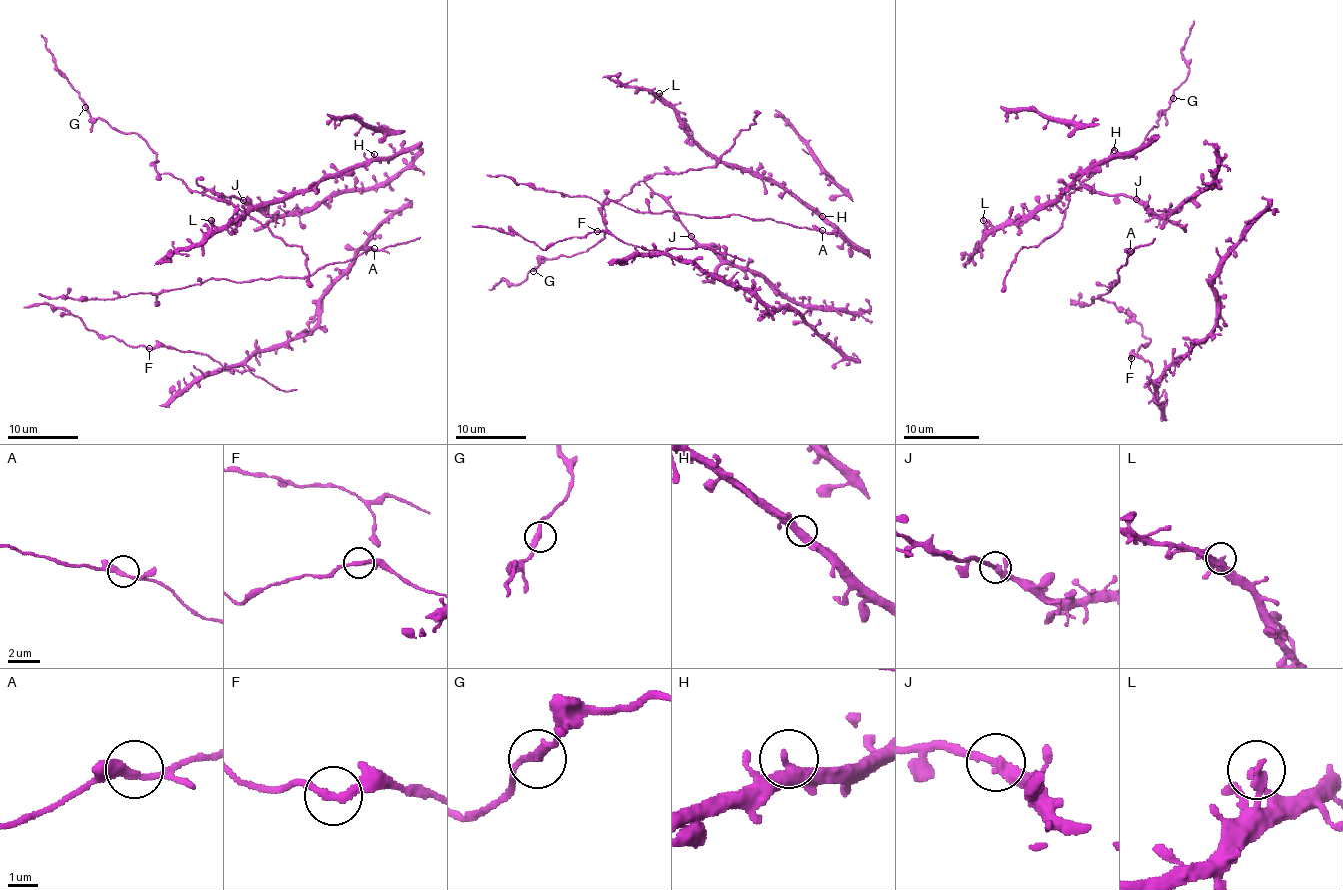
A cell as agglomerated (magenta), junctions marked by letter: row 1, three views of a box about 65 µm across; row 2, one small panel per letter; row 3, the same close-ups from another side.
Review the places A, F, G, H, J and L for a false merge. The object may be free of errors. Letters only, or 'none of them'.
none of them

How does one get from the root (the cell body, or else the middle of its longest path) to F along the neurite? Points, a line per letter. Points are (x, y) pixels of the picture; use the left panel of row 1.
F: (383, 224), (323, 296), (319, 321), (303, 335), (255, 350), (220, 369), (206, 355), (149, 348)

